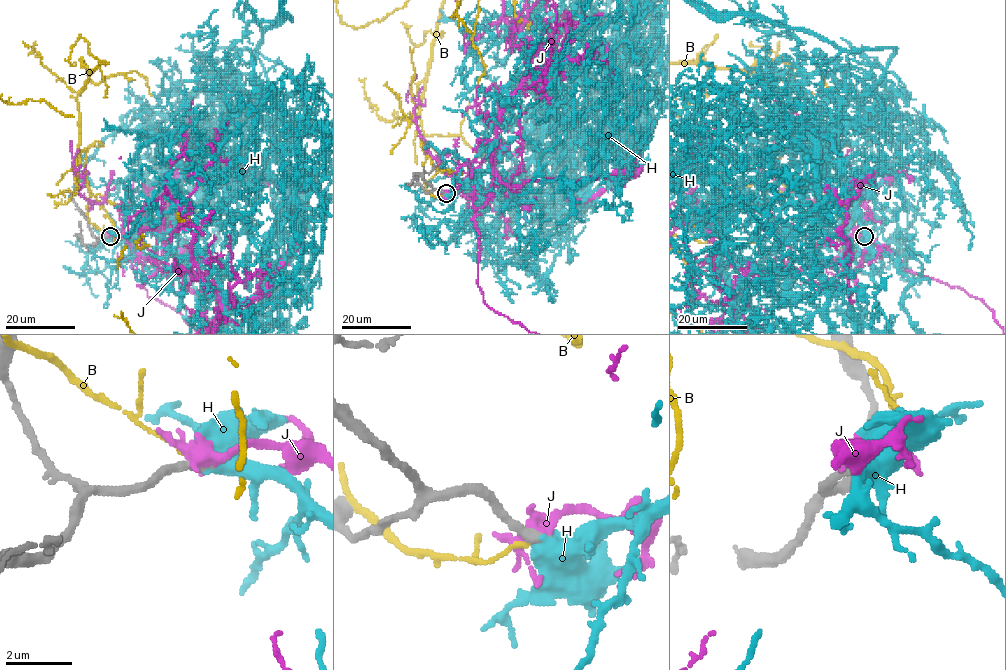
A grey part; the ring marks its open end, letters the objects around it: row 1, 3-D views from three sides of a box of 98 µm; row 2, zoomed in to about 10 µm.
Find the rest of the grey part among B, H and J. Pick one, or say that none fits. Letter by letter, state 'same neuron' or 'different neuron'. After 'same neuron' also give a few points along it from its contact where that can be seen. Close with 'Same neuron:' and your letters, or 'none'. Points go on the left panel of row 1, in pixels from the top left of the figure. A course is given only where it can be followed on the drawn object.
B: different neuron
H: same neuron | via (110, 235), (130, 244), (168, 209), (228, 109), (229, 86), (205, 60), (215, 48), (252, 50)
J: different neuron
Same neuron: H

